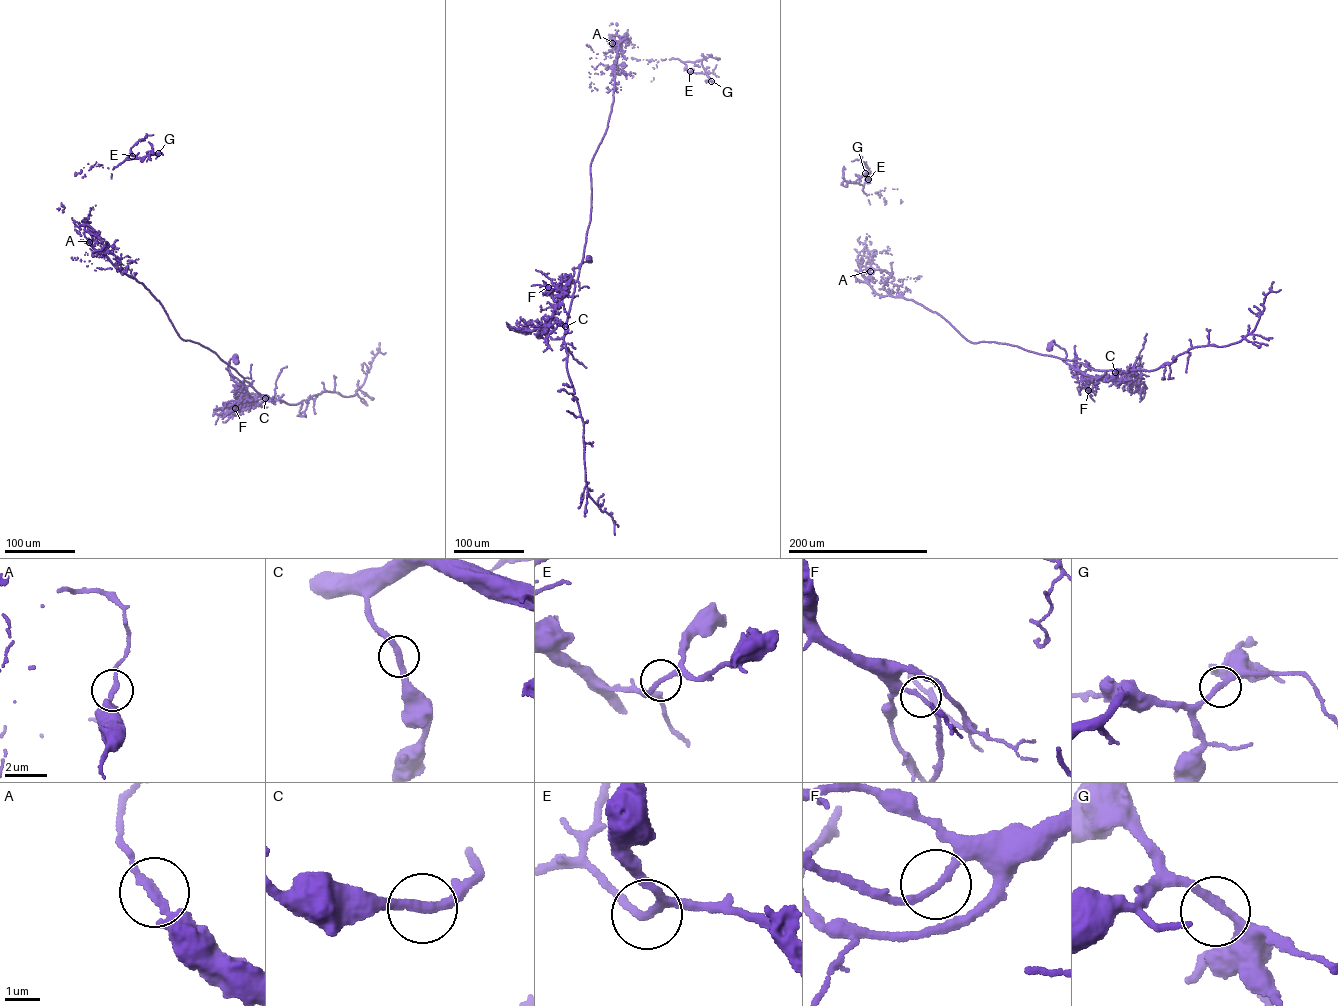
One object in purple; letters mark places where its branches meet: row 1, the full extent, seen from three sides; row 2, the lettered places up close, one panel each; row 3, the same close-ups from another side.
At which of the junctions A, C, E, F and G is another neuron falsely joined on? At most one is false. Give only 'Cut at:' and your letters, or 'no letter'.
Cut at: A

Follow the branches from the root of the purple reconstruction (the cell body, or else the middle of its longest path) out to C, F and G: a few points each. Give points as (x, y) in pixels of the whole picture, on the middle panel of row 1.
C: (589, 258), (591, 261), (572, 268), (574, 272), (569, 285), (574, 284), (574, 291), (565, 326)
F: (589, 258), (591, 261), (572, 268), (573, 275), (563, 296), (556, 286), (548, 287)
G: (589, 258), (569, 285), (622, 36), (701, 60), (711, 81)

